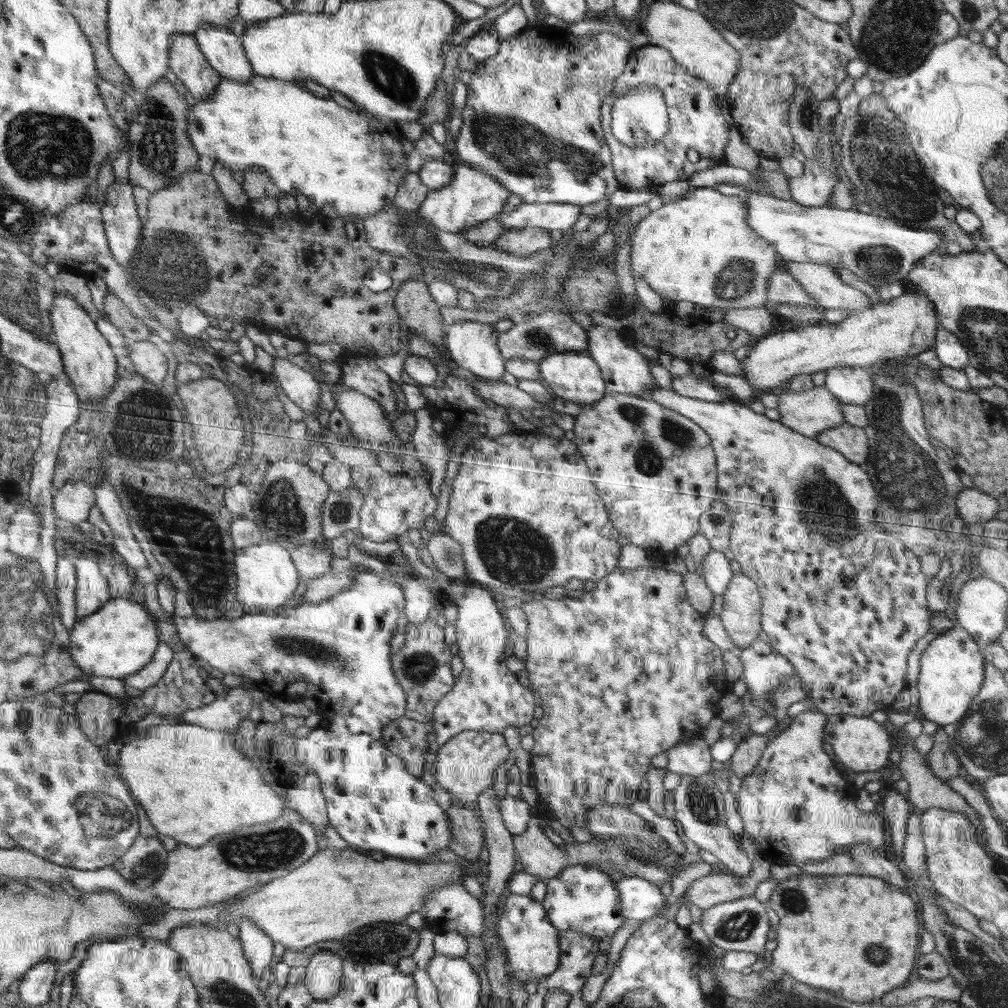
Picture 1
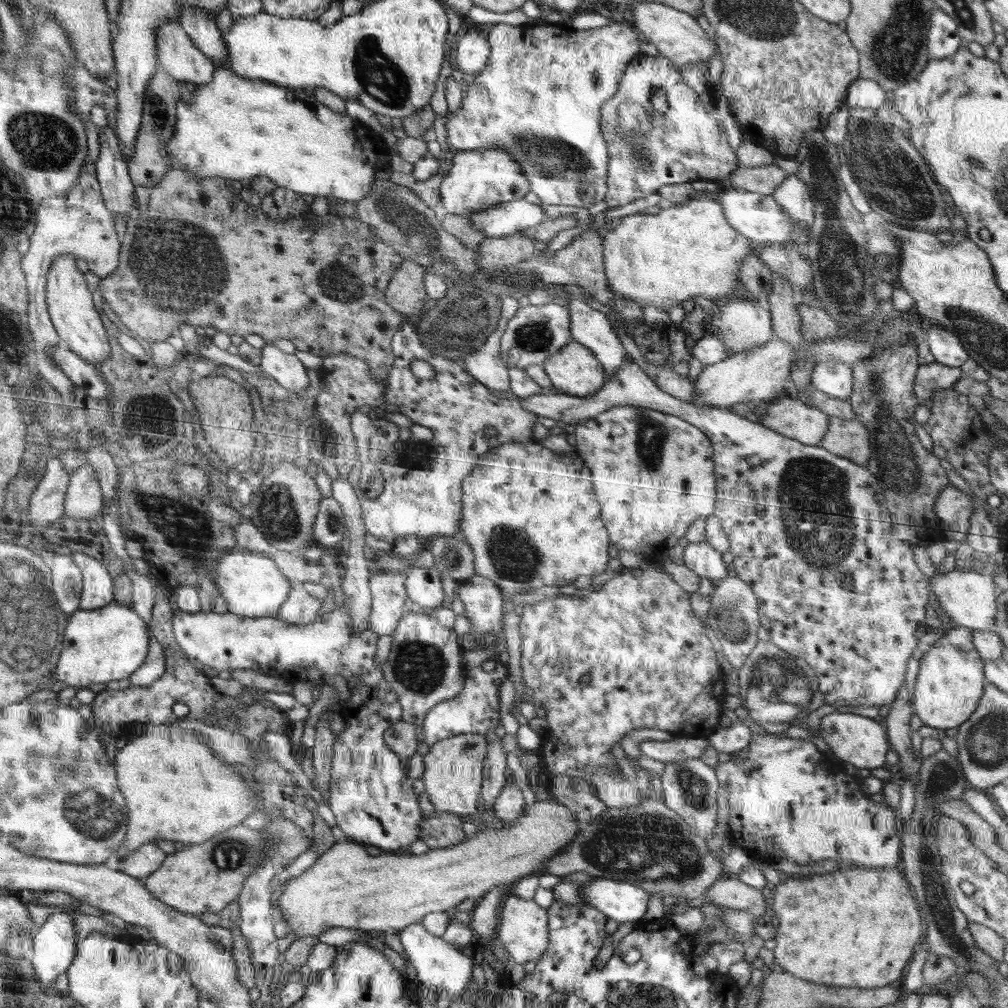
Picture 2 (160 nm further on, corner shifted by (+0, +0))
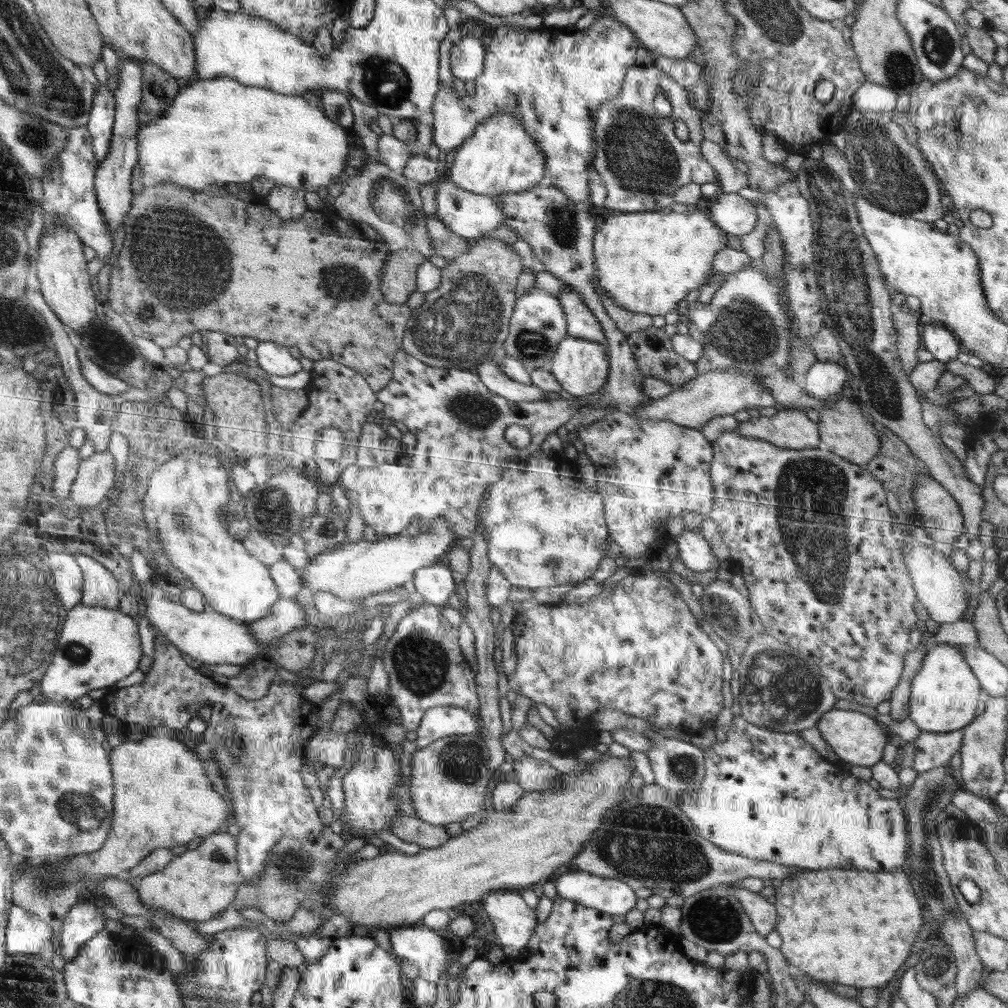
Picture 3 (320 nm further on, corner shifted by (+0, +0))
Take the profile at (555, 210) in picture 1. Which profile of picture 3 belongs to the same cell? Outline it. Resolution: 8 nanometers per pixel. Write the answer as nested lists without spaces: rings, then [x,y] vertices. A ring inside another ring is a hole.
[[[450,179],[442,180],[435,194],[437,216],[450,230],[464,238],[480,238],[480,236],[498,229],[504,220],[503,212],[497,207],[496,201],[489,196],[474,194],[458,188]]]

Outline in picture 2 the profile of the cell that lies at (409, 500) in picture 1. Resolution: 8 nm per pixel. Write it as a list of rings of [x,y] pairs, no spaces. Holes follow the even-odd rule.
[[[404,322],[394,336],[394,353],[395,362],[392,367],[390,378],[388,378],[388,386],[385,402],[388,405],[398,406],[399,412],[404,414],[406,418],[410,418],[413,423],[420,424],[431,428],[434,431],[430,446],[430,456],[428,456],[428,466],[422,468],[420,478],[416,478],[410,472],[412,480],[392,480],[392,472],[384,470],[384,492],[376,498],[367,498],[363,494],[363,490],[359,487],[359,479],[362,477],[362,467],[360,464],[355,465],[348,474],[348,483],[354,486],[355,494],[359,497],[363,512],[363,521],[367,528],[367,533],[374,535],[383,541],[392,544],[396,539],[408,535],[416,535],[418,537],[427,537],[431,539],[436,535],[453,536],[460,532],[460,519],[463,516],[463,482],[468,475],[472,473],[472,469],[476,468],[480,456],[488,453],[492,448],[500,447],[508,442],[525,442],[534,441],[534,433],[532,428],[539,420],[536,413],[525,409],[513,395],[500,395],[493,392],[476,380],[462,363],[454,360],[448,360],[441,354],[430,352],[423,341],[420,340],[419,333],[416,332],[413,323]],[[413,360],[423,360],[434,368],[434,378],[430,380],[421,380],[411,371],[410,363]],[[487,428],[497,430],[494,436],[486,433]]]

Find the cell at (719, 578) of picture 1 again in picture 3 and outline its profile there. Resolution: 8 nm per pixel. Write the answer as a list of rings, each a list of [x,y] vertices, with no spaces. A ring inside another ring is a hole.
[[[684,531],[674,539],[679,550],[679,558],[688,568],[696,572],[716,570],[717,558],[699,532]]]

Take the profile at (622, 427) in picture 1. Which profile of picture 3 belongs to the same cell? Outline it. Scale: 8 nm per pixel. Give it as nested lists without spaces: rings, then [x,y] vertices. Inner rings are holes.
[[[617,408],[592,425],[578,426],[579,439],[595,467],[597,491],[603,498],[603,512],[609,536],[626,556],[642,556],[656,540],[656,532],[668,519],[682,517],[684,512],[705,516],[713,505],[710,477],[712,445],[701,431],[674,424],[669,420],[642,420],[629,409]]]

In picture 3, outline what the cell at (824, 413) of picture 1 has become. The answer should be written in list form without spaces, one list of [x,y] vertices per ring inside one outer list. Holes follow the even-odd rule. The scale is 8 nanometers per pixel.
[[[779,406],[778,413],[772,417],[754,413],[753,417],[748,419],[748,421],[740,422],[739,426],[735,428],[735,432],[739,432],[742,436],[751,436],[752,438],[765,440],[776,447],[792,449],[794,451],[822,446],[817,424],[808,419],[805,415],[805,410],[796,408]]]

